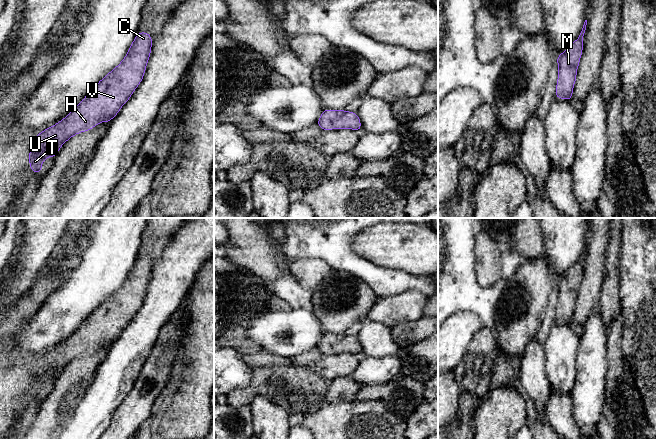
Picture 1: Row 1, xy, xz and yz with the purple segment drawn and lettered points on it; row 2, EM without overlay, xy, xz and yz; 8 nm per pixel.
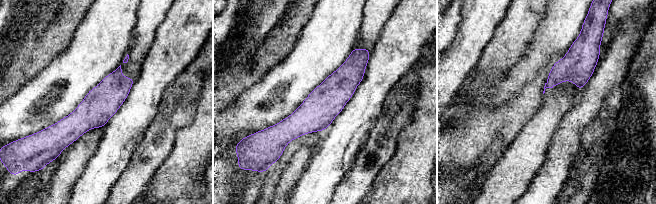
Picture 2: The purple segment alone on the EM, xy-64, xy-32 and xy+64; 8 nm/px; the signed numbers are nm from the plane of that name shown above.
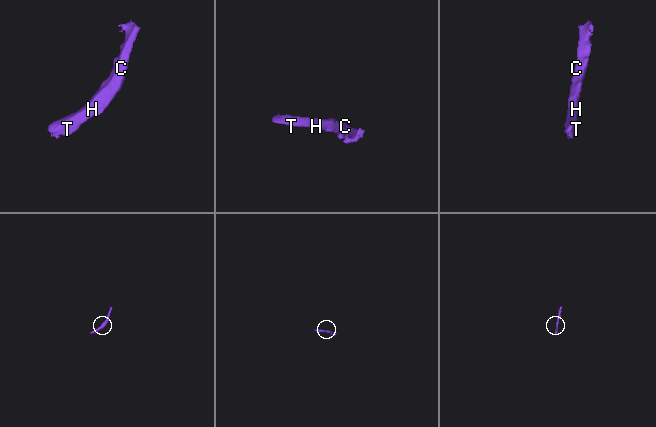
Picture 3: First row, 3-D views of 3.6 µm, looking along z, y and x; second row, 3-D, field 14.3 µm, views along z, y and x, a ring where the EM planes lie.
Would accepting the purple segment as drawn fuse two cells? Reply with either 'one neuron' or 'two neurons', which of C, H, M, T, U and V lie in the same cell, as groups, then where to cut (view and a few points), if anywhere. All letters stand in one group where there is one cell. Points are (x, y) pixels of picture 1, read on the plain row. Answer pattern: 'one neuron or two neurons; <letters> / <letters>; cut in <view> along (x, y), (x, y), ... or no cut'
one neuron; C H M T U V; no cut

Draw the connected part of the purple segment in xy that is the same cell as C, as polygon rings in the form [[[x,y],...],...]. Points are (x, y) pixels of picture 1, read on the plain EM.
[[[138,255],[120,288],[102,302],[70,338],[33,363],[27,380],[32,397],[39,398],[42,386],[48,380],[55,383],[61,370],[74,359],[89,355],[102,345],[110,347],[142,306],[153,265],[148,256]]]

